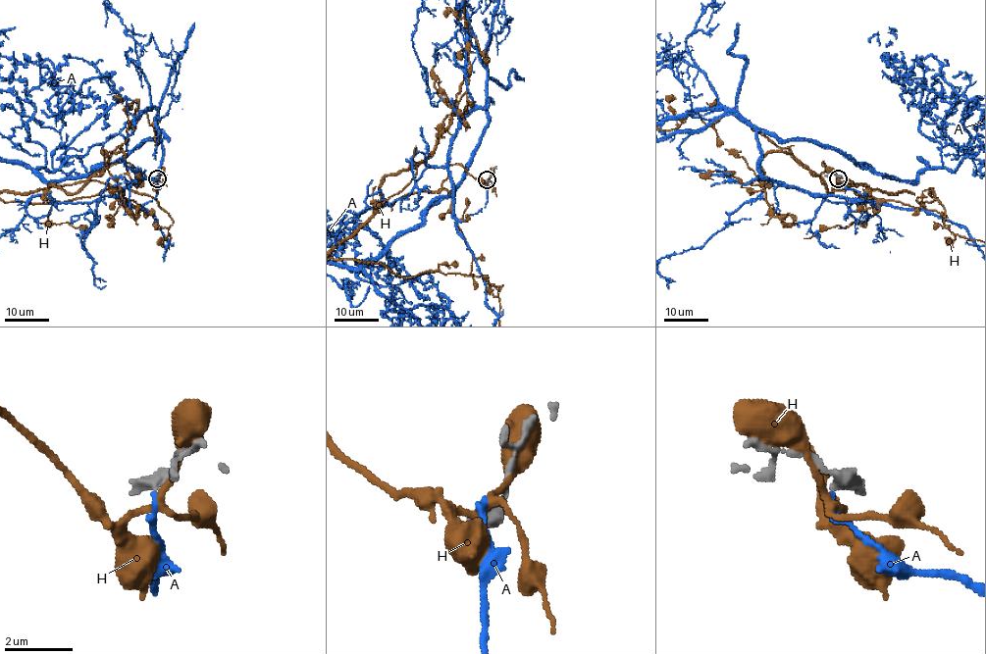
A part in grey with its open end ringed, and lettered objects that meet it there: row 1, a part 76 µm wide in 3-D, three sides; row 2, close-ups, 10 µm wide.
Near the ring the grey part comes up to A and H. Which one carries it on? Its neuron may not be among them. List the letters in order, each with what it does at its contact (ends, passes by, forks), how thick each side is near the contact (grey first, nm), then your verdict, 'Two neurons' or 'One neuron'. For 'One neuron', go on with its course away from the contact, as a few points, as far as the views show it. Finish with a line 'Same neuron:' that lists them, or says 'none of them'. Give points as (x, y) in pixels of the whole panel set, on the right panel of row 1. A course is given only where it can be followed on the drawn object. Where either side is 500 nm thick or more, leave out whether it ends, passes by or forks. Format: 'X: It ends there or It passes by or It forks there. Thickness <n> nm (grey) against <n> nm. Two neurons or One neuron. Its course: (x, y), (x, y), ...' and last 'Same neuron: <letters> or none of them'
A: Thickness 500 nm (grey) against 220 nm. One neuron
H: Thickness 500 nm (grey) against 180 nm. Two neurons
Same neuron: A

